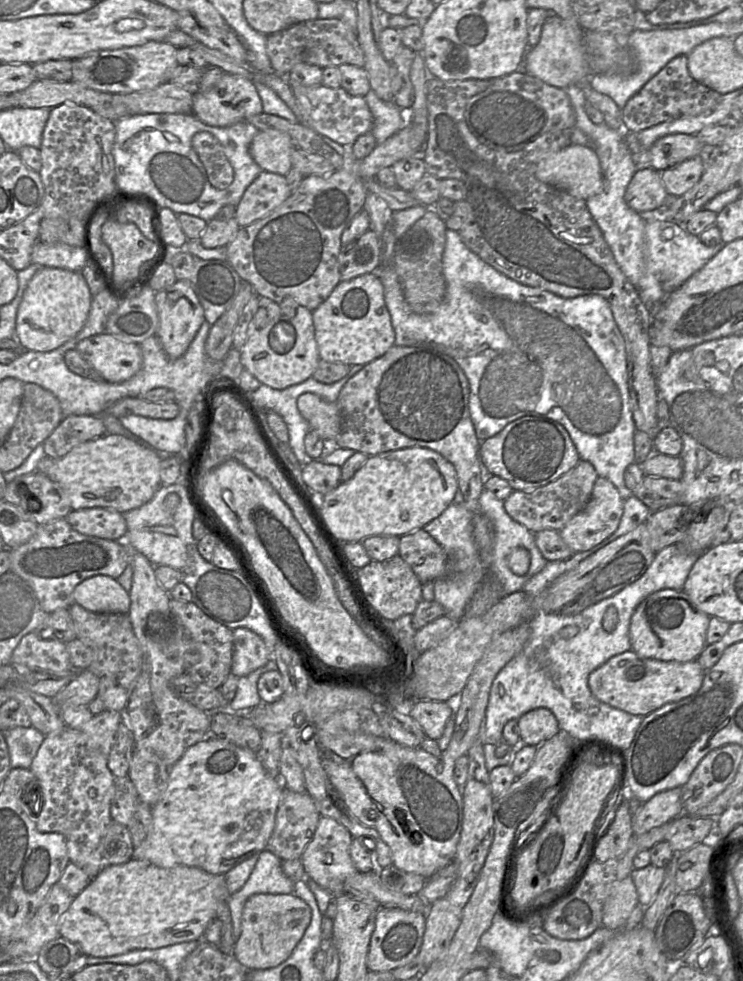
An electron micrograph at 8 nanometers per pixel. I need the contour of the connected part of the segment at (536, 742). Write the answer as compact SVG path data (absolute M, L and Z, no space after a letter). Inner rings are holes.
M536 708L518 720L521 745L541 746L560 732L557 718L547 708Z

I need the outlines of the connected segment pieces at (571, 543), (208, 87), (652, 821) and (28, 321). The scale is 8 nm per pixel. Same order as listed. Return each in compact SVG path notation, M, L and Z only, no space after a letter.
M599 476L586 506L559 531L562 540L574 553L590 550L600 544L617 529L623 514L624 501L613 483Z
M216 66L206 67L199 90L193 94L192 113L203 123L227 127L263 112L262 100L253 81L223 71Z
M682 787L657 793L633 815L633 831L643 834L683 814Z
M40 267L27 284L18 307L15 338L28 351L53 351L83 328L91 302L92 295L81 272Z

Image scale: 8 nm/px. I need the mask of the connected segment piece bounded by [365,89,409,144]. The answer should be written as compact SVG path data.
M371 89L365 96L373 116L373 133L376 143L381 144L409 124L409 119L402 120L401 109L394 102L380 100Z

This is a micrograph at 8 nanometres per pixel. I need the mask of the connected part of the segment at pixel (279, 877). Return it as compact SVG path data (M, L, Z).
M270 850L259 853L258 861L244 886L227 901L234 942L241 935L241 920L246 901L256 894L294 894L294 884L282 870L282 860Z

